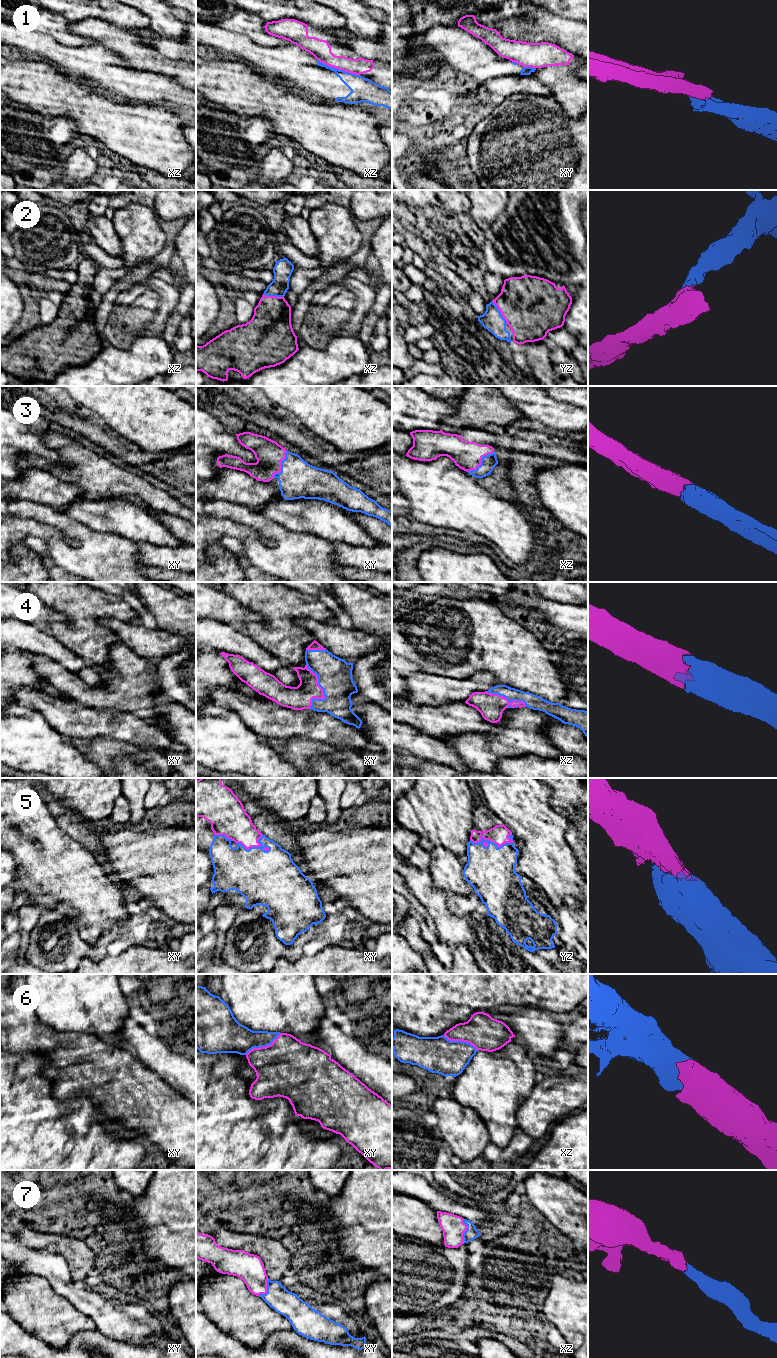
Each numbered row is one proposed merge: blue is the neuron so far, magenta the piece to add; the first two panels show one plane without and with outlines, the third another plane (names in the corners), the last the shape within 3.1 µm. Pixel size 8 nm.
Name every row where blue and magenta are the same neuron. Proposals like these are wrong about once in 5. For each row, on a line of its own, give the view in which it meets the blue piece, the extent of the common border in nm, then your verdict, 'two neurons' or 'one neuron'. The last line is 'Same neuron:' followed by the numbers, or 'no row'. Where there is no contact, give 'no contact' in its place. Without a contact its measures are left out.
1: xz | 360 nm | two neurons
2: yz | 220 nm | one neuron
3: xz | 280 nm | one neuron
4: xy | 360 nm | one neuron
5: yz | 360 nm | one neuron
6: xy | 340 nm | one neuron
7: xz | 200 nm | one neuron
Same neuron: 2, 3, 4, 5, 6, 7

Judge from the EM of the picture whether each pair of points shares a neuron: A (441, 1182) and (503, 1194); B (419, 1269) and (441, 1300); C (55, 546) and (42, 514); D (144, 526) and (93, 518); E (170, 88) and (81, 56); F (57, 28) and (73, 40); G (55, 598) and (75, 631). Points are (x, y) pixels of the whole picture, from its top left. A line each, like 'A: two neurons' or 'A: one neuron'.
A: one neuron
B: one neuron
C: one neuron
D: one neuron
E: one neuron
F: one neuron
G: one neuron

